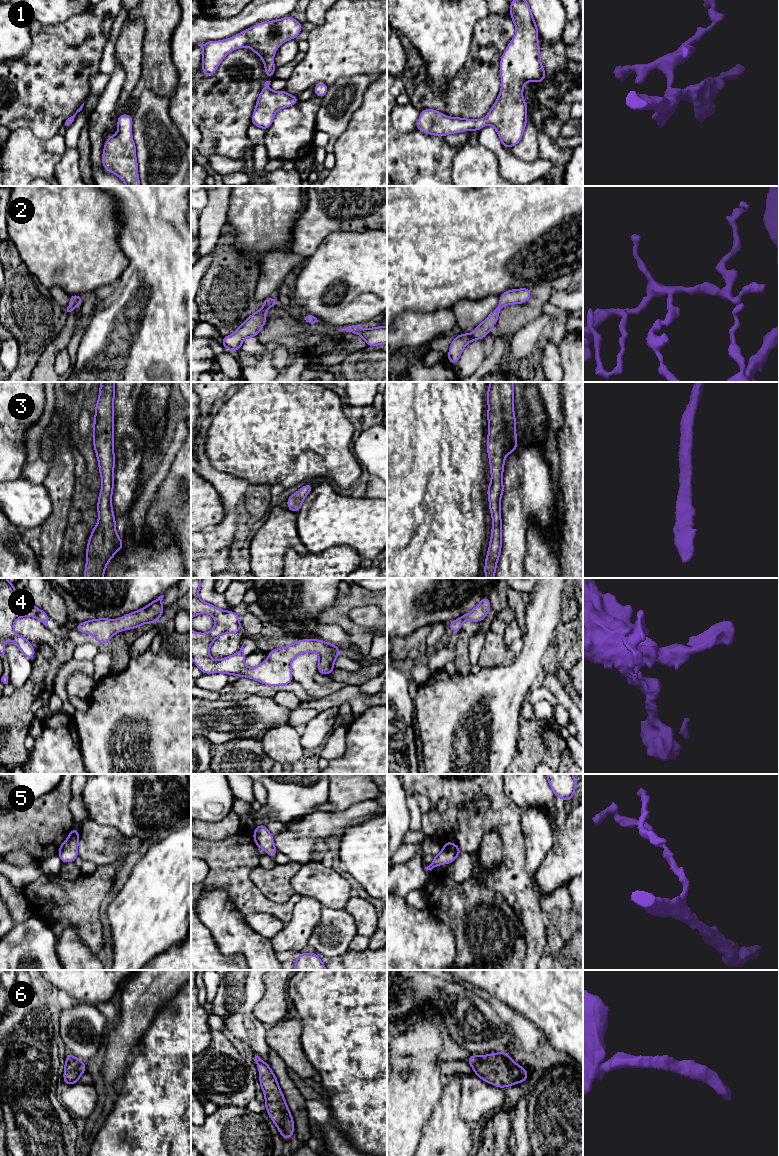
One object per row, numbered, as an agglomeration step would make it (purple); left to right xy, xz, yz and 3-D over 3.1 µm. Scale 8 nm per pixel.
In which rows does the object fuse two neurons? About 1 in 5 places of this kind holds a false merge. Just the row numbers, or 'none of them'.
none of them

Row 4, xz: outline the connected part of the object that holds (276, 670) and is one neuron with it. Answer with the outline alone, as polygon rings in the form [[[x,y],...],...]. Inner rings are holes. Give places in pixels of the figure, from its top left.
[[[191,578],[191,619],[198,614],[210,614],[215,620],[215,626],[208,633],[198,633],[191,629],[191,658],[193,659],[195,666],[197,666],[204,674],[224,673],[228,675],[237,675],[239,677],[247,677],[272,687],[284,686],[293,681],[291,669],[291,663],[293,659],[298,655],[307,652],[314,652],[319,655],[319,663],[317,667],[318,673],[329,675],[335,670],[333,664],[337,656],[341,654],[338,650],[340,646],[333,645],[319,639],[303,639],[295,641],[293,644],[287,647],[271,649],[269,651],[269,657],[265,659],[259,666],[253,668],[248,668],[245,664],[243,645],[235,654],[220,660],[212,660],[209,652],[211,644],[223,634],[236,634],[241,632],[240,617],[232,610],[221,610],[220,608],[201,600],[198,596],[200,586],[201,578]]]

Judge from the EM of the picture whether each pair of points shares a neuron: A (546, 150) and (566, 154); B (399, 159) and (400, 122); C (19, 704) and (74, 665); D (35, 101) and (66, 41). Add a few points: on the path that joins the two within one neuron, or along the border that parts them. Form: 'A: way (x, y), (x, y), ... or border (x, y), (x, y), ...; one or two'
A: way (551, 151), (554, 154), (561, 154); one
B: border (415, 127), (408, 132), (397, 131); two
C: border (69, 660), (61, 667), (55, 678), (53, 693); two
D: way (45, 86), (51, 80), (59, 63), (65, 56); one

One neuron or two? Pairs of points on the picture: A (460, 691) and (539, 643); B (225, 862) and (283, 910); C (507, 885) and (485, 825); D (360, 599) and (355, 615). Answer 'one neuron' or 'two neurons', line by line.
A: one neuron
B: one neuron
C: one neuron
D: two neurons

